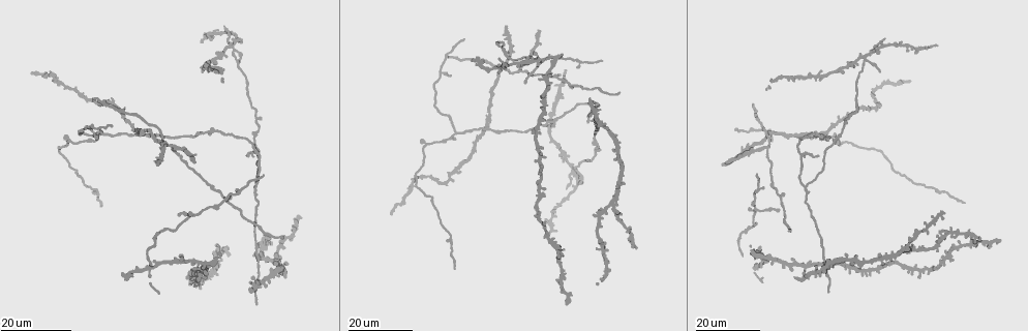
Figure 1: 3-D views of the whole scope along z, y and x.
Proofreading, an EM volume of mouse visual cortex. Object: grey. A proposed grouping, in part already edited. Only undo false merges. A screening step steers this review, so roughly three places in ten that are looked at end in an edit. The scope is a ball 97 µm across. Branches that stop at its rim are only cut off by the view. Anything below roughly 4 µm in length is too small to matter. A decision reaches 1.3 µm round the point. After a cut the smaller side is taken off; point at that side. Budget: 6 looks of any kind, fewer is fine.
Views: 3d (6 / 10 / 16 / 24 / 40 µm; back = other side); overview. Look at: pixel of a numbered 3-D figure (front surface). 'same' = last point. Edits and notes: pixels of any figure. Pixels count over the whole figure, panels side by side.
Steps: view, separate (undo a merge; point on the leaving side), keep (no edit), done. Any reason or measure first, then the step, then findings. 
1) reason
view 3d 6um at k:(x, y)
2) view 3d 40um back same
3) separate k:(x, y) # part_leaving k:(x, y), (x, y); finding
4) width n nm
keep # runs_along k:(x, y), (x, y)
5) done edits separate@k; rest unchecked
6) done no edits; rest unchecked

three-way junction
view 3d 24um at 1:(74, 91)

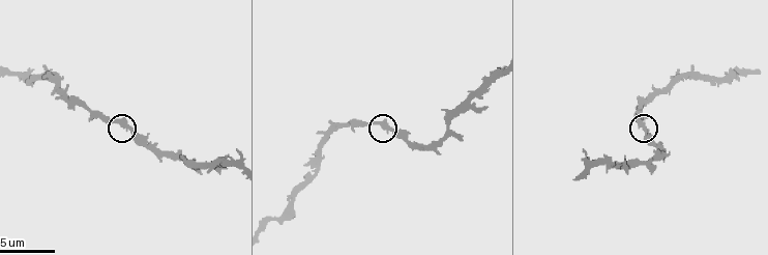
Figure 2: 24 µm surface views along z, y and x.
view 3d 10um at 2:(389, 126)

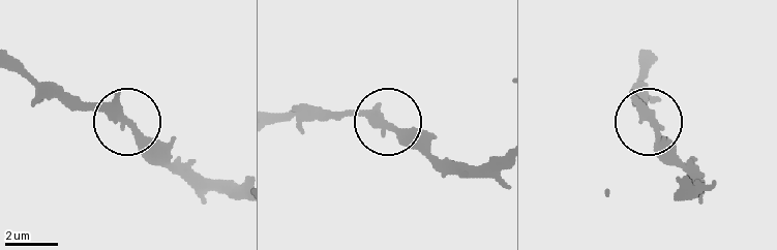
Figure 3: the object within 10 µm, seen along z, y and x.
view 3d 10um back at 3:(122, 122)

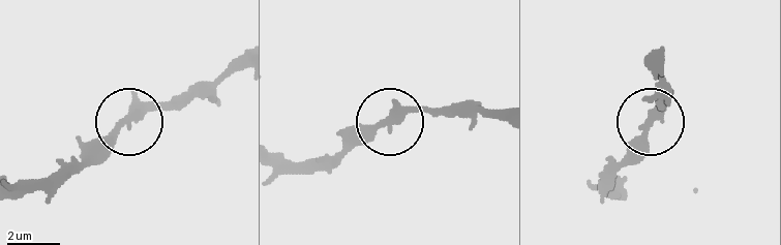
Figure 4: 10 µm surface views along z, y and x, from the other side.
arms 3
keep # one cell here

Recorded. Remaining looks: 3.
thin neck
view 3d 24um at 1:(449, 239)

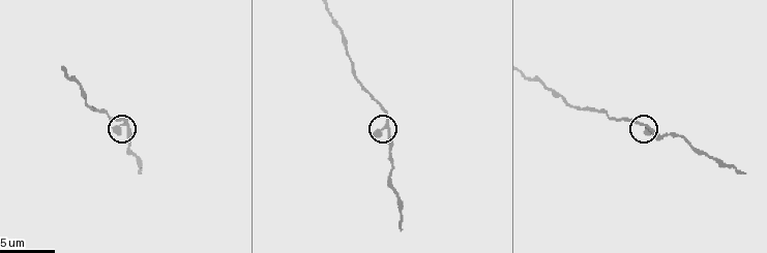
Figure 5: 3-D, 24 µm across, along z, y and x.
view 3d 6um at 5:(648, 126)

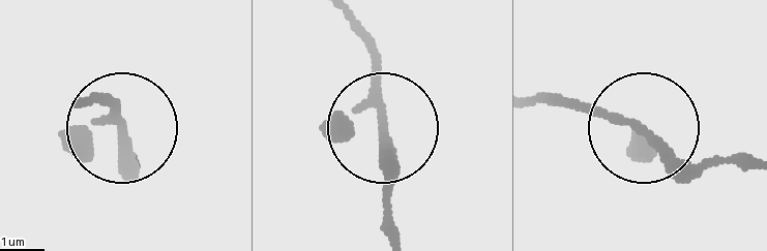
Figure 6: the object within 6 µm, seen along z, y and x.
arms 3
keep # one cell here

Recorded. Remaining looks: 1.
done no edits; rest unchecked

